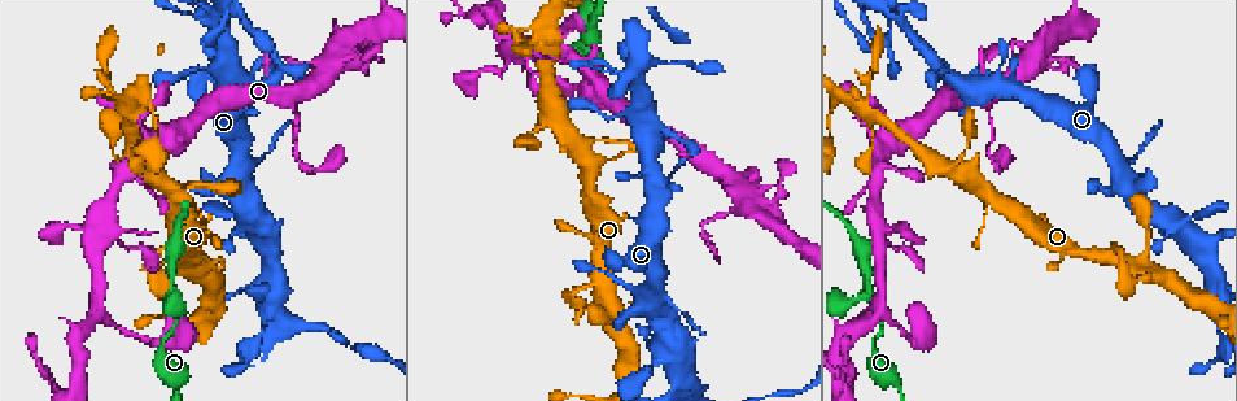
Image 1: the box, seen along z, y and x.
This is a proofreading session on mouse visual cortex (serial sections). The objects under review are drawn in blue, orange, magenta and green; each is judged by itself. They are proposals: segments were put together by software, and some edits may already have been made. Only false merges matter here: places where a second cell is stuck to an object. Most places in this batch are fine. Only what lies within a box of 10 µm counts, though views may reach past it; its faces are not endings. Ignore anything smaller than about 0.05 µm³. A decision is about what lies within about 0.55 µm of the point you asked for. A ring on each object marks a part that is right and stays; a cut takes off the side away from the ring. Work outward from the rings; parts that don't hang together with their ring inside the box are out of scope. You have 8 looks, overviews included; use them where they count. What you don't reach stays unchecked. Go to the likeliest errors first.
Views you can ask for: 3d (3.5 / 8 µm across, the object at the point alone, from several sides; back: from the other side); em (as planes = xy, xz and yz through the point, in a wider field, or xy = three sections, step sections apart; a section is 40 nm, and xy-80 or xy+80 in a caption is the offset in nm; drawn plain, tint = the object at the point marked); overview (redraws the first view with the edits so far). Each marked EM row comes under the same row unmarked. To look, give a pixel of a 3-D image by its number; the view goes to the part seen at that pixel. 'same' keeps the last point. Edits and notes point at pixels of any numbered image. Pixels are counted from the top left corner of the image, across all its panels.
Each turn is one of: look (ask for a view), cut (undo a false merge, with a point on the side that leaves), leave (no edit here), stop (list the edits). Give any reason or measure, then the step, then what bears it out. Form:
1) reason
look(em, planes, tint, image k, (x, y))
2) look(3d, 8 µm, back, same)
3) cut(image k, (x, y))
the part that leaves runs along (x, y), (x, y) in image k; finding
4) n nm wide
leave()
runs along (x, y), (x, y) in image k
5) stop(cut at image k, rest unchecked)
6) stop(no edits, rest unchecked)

three arms meet
look(3d, 3.5 µm, image 1, (869, 293))

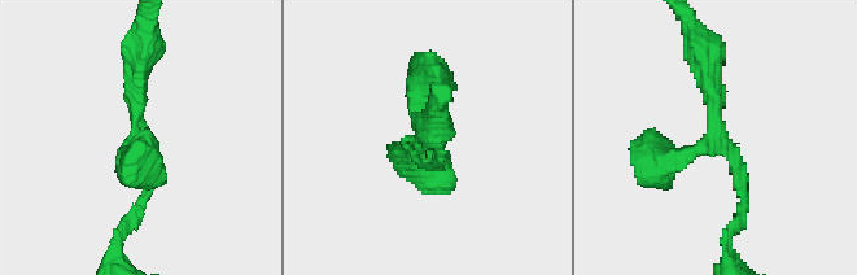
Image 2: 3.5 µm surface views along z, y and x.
3 arms; arms of 100, 250, 300 nm; shape alone is not enough
look(em, planes, tint, image 2, (723, 137))

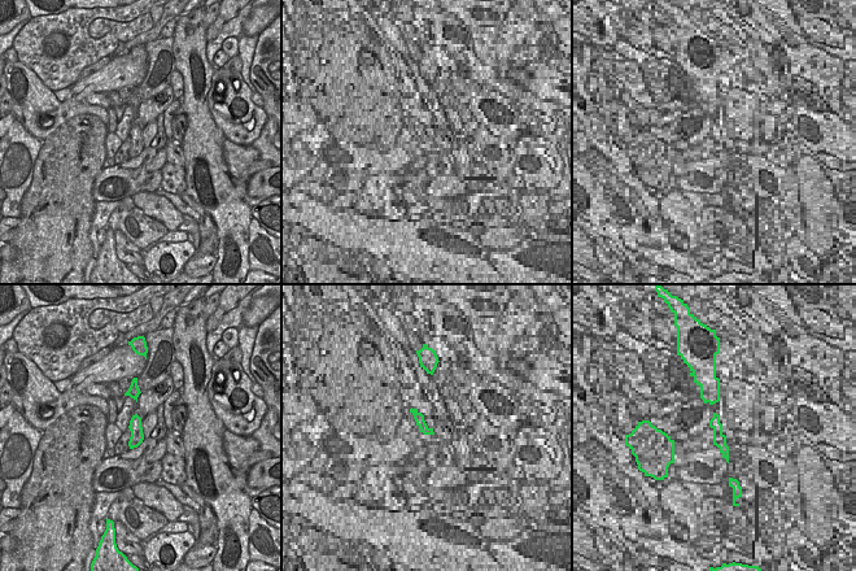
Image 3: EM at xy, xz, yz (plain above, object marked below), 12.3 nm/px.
leave()
runs along (740, 209), (704, 53) in image 2; all the same cell

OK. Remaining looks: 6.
sharp bend
look(3d, 8 µm, image 1, (543, 48))

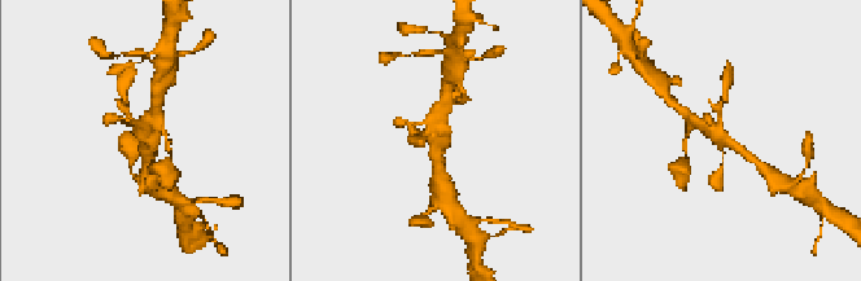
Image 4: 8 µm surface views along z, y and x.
look(em, xy, step 5, tint, same)

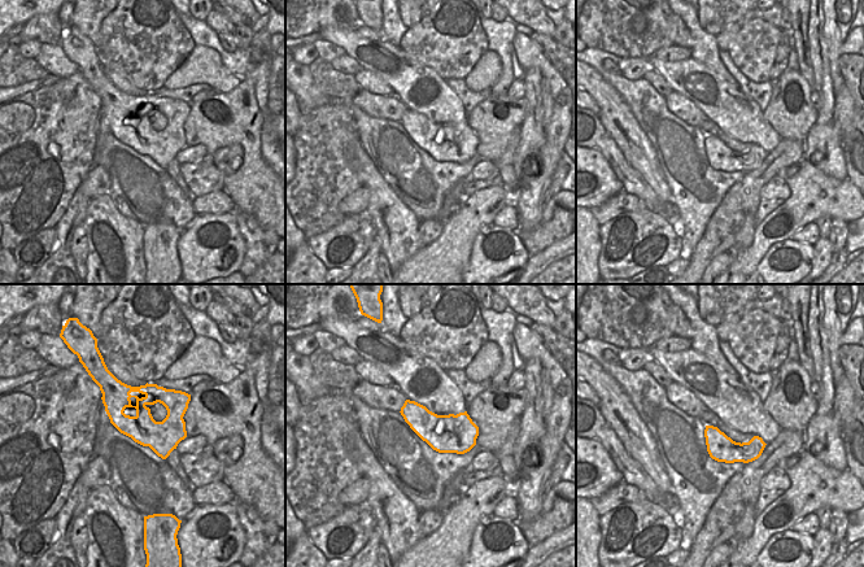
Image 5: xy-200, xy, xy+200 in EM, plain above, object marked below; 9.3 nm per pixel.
leave()
all the same cell

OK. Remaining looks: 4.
abrupt turn
look(3d, 3.5 µm, image 1, (202, 20))

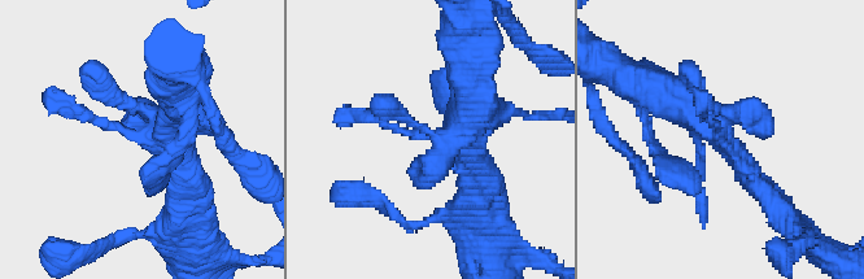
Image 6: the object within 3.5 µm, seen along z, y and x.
need the tissue
look(em, planes, tint, image 6, (718, 138))

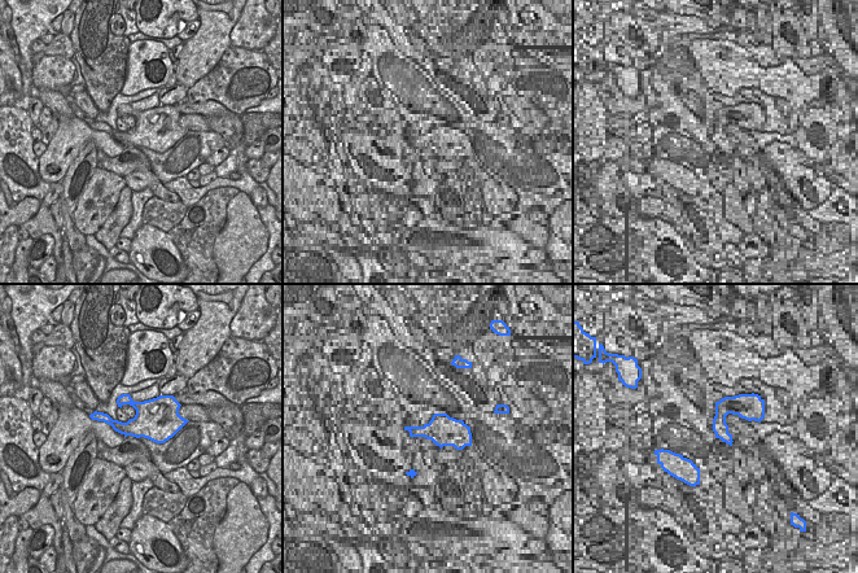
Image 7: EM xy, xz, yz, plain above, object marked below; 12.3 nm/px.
500 nm wide
leave()
runs along (191, 183), (174, 139), (66, 107) in image 6; all the same cell

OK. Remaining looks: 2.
stop(no edits, rest unchecked)

